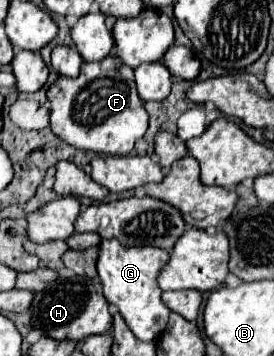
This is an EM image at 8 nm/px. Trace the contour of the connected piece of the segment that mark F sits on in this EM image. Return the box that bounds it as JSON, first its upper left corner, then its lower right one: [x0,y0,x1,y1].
[47,62,147,156]

